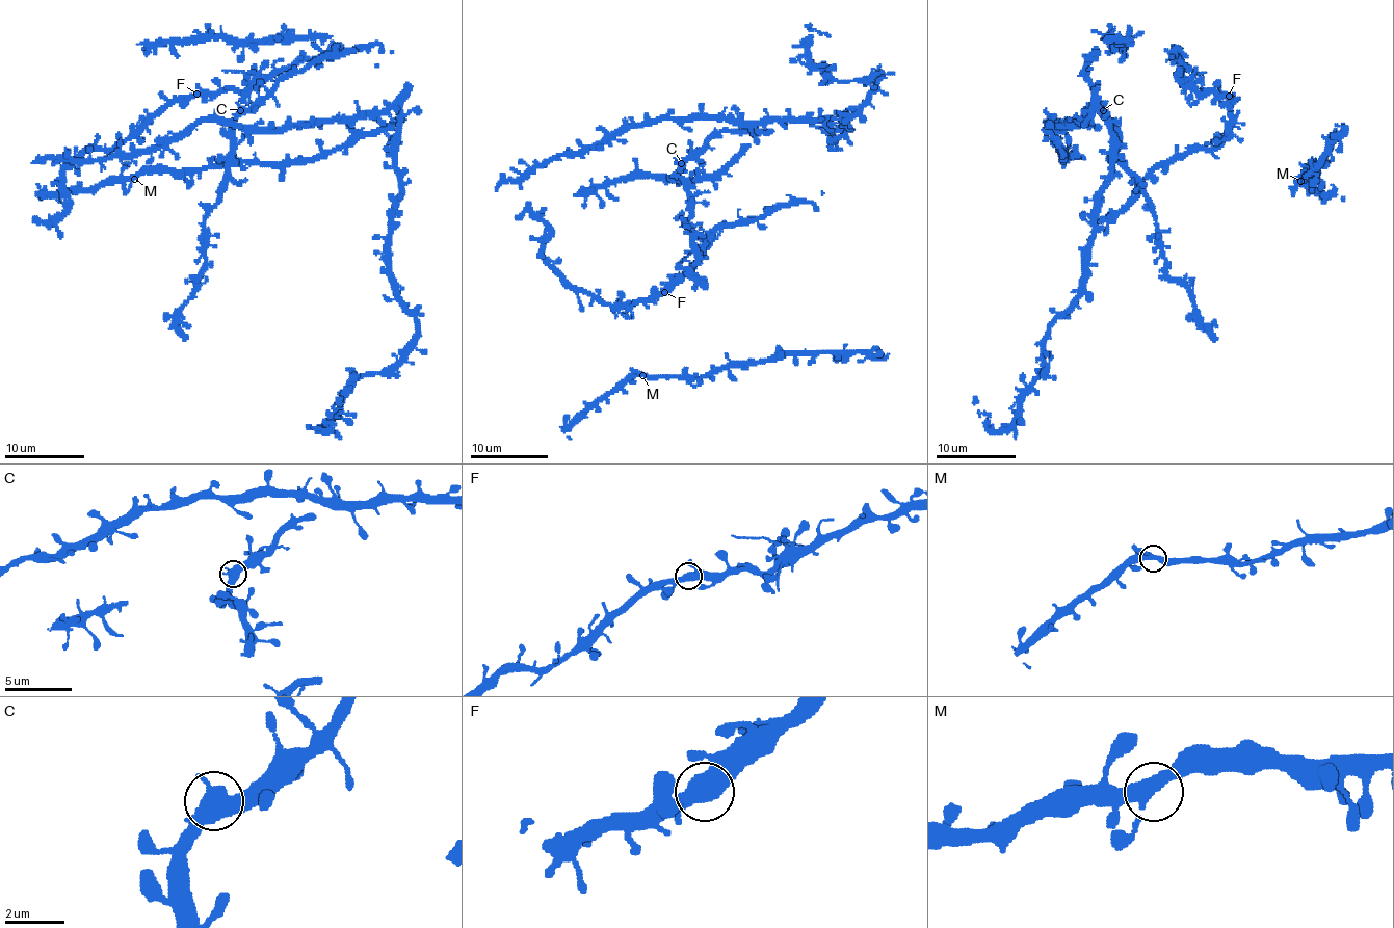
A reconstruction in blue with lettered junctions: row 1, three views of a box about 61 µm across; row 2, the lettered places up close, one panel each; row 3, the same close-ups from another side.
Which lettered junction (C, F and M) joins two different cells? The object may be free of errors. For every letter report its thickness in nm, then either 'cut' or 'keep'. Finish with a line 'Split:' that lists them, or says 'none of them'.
C: 650 nm thick; keep
F: 550 nm thick; keep
M: 460 nm thick; keep
Split: none of them

